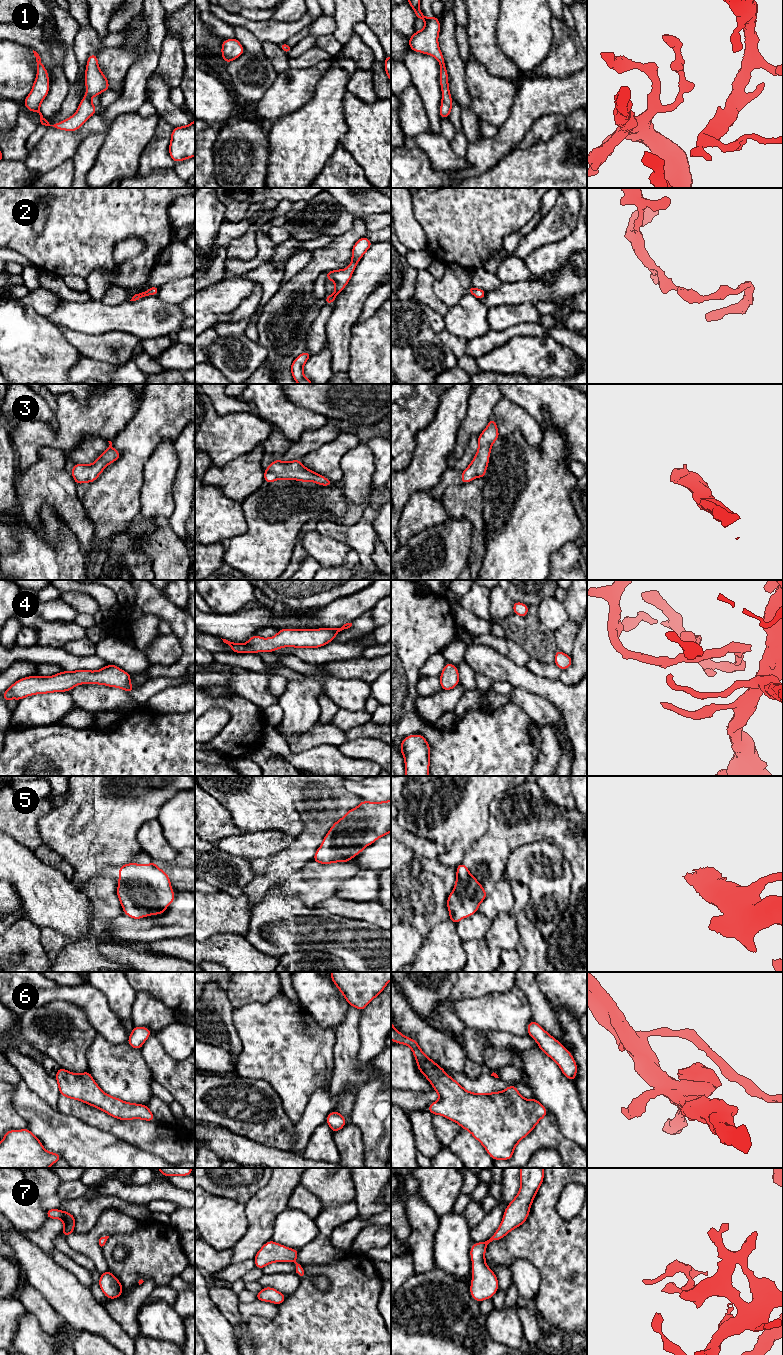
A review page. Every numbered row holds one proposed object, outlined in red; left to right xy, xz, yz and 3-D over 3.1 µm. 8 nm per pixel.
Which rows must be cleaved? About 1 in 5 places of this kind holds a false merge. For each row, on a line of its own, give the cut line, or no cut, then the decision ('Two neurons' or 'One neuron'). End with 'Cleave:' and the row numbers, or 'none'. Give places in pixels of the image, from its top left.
1: No split. One neuron
2: No split. One neuron
3: No split. One neuron
4: No split. One neuron
5: No split. One neuron
6: No split. One neuron
7: No split. One neuron
Cleave: none

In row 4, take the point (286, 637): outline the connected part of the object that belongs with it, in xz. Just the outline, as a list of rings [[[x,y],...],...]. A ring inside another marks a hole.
[[[346,623],[341,628],[321,629],[281,629],[271,638],[261,638],[253,635],[244,645],[222,639],[231,647],[234,653],[273,652],[283,647],[318,648],[332,642],[342,630],[348,629],[352,623]]]

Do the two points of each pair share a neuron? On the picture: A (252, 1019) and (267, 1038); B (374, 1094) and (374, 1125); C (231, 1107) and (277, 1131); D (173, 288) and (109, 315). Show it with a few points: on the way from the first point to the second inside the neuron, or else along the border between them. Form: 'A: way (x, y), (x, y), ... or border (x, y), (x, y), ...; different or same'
A: way (257, 1024), (266, 1033); same
B: way (369, 1102), (369, 1117); same
C: way (242, 1107), (251, 1108), (266, 1123); same
D: border (156, 295), (169, 303), (178, 305); different

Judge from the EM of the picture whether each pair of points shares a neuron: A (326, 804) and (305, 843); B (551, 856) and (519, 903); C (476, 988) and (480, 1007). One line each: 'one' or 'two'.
A: one
B: two
C: two

